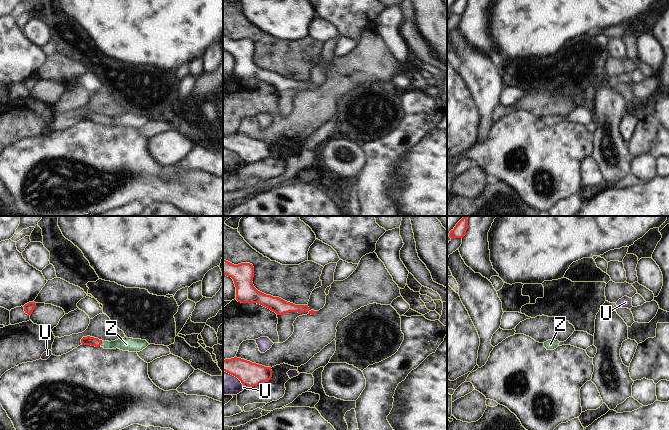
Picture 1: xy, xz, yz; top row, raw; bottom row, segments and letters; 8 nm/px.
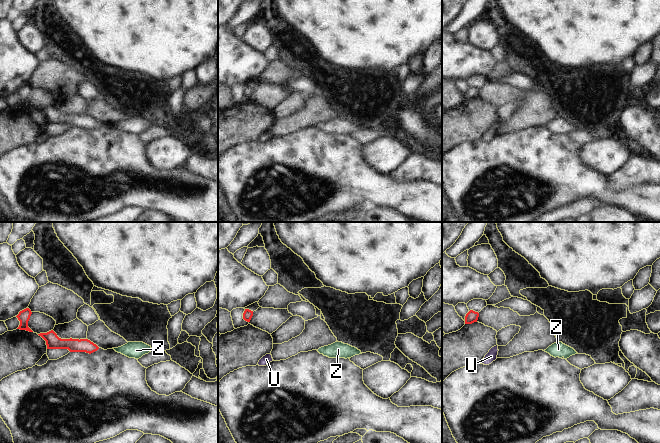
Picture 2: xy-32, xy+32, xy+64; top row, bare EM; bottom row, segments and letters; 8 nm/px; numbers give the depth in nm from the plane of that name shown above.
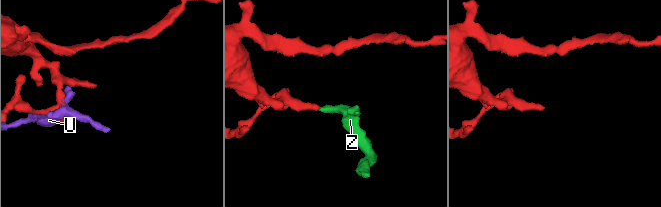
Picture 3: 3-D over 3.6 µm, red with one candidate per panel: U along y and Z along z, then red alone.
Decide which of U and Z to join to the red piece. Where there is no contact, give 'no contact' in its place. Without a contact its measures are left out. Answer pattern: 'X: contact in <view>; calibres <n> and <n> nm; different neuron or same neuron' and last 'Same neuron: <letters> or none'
U: contact in xz; calibres 190 and 190 nm; different neuron
Z: contact in xy; calibres 70 and 110 nm; same neuron
Same neuron: Z

